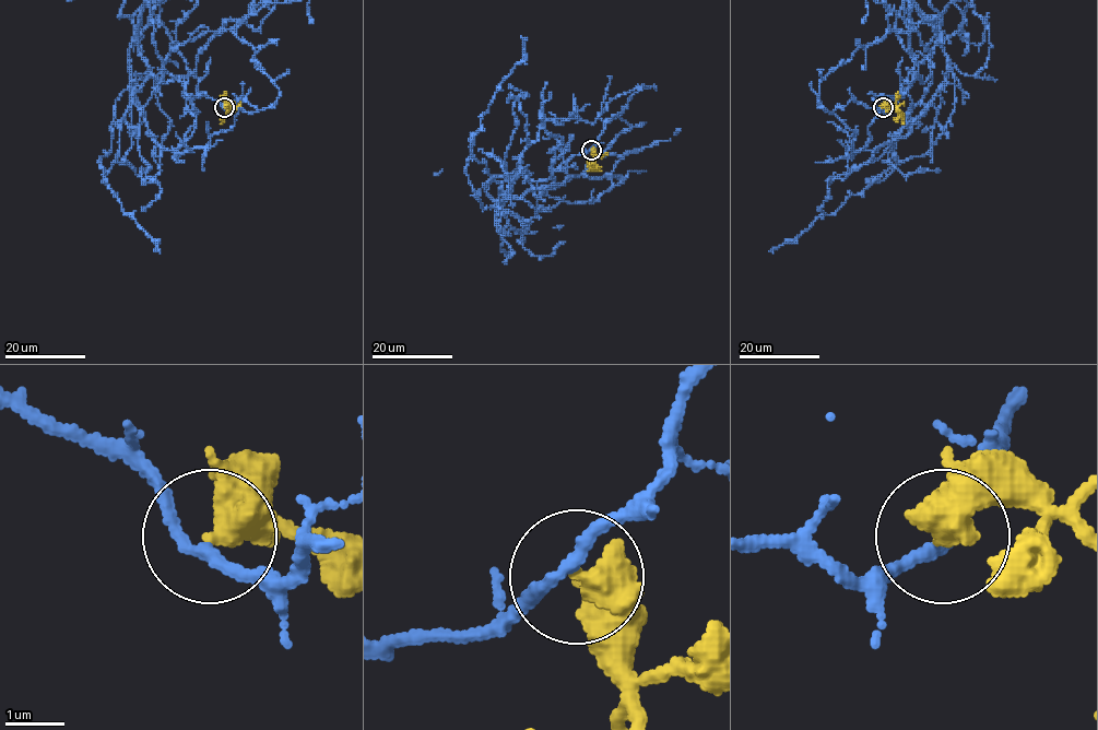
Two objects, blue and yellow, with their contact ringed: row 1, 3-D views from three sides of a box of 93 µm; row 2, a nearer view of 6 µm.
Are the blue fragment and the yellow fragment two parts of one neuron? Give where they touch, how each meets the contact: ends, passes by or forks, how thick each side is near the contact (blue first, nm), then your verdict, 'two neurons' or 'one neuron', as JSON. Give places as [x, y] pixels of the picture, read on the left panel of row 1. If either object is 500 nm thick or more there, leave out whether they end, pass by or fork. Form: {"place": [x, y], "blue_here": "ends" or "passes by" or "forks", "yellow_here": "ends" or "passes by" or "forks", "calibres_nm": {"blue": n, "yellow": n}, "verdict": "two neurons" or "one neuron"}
{"place": [224, 107], "calibres_nm": {"blue": 180, "yellow": 600}, "verdict": "two neurons"}

